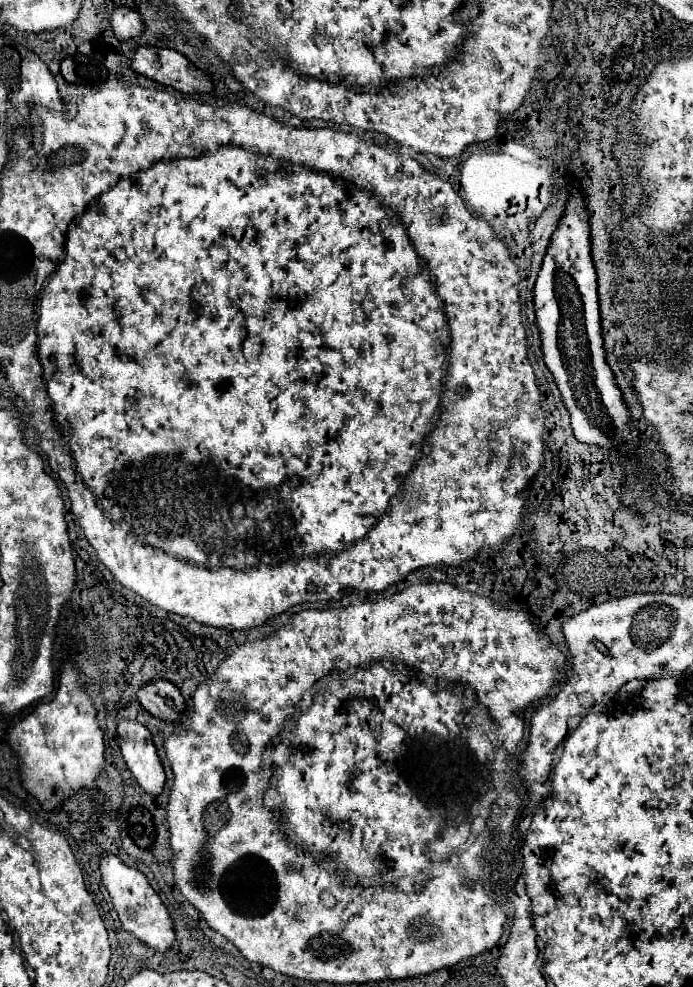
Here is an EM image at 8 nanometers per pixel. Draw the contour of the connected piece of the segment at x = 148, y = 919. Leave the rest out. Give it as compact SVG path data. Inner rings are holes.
M104 856L100 862L100 872L102 872L102 882L104 882L108 894L112 896L114 908L118 912L118 918L120 918L124 930L134 934L138 940L146 942L148 946L152 946L160 952L166 952L174 940L172 920L168 916L166 906L162 904L158 894L148 884L146 876L142 872L126 866L118 856Z

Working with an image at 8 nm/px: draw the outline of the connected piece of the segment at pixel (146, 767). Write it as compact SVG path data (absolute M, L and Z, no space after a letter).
M118 722L118 744L136 782L150 794L160 794L166 782L150 730L140 722Z

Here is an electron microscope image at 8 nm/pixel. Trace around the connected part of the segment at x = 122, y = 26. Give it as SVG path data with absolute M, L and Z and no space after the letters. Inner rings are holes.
M124 6L114 8L114 12L110 16L110 26L118 40L136 38L142 32L142 20L140 20L138 12L132 12L130 8L124 8Z

